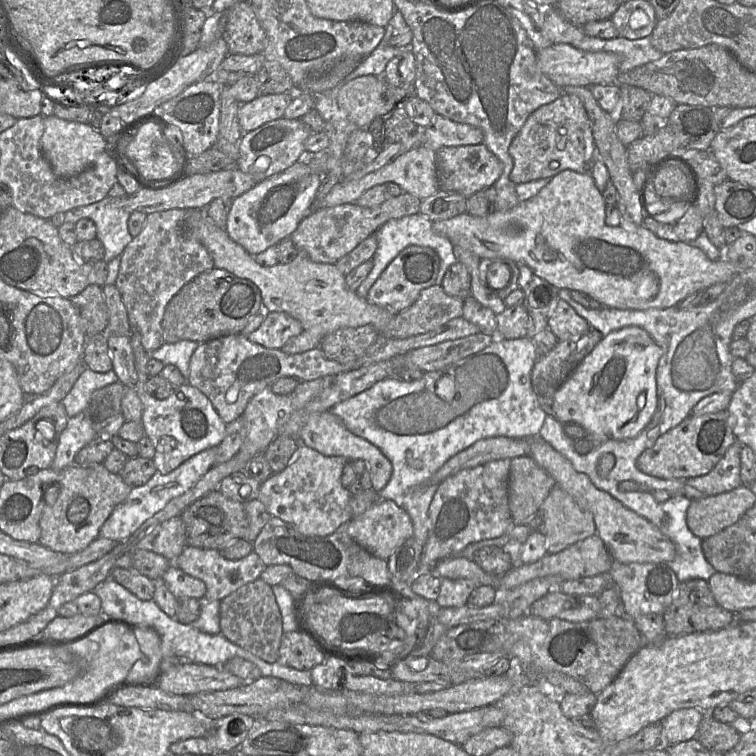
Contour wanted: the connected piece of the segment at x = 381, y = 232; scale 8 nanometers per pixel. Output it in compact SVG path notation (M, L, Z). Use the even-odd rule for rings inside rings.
M418 214L404 216L401 218L391 219L380 226L375 232L377 239L377 249L372 258L373 267L365 280L360 284L356 290L356 294L360 298L366 298L369 289L378 279L380 274L385 270L389 263L406 247L420 246L433 249L440 259L440 268L436 278L436 284L441 285L443 277L450 266L455 264L458 259L455 255L455 250L452 242L445 236L435 233L432 229L433 221L428 217Z

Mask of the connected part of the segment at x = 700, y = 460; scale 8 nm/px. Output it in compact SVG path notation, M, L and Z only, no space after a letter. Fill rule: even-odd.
M727 411L688 416L676 427L661 435L655 444L644 450L636 465L643 473L662 478L686 480L708 473L735 442Z

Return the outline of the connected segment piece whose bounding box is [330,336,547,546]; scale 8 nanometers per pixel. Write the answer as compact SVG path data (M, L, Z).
M527 336L496 338L488 347L443 371L425 372L420 379L410 382L387 377L330 410L351 433L375 445L390 460L392 476L378 492L379 496L395 501L410 515L413 537L424 546L430 530L430 504L437 489L437 485L428 484L428 481L449 459L481 439L498 436L528 439L539 436L547 416L538 403L531 383L531 372L539 356L535 342Z

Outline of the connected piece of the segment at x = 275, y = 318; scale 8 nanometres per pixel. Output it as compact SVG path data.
M270 312L262 324L247 336L255 344L281 349L291 338L303 332L301 323L286 313Z

